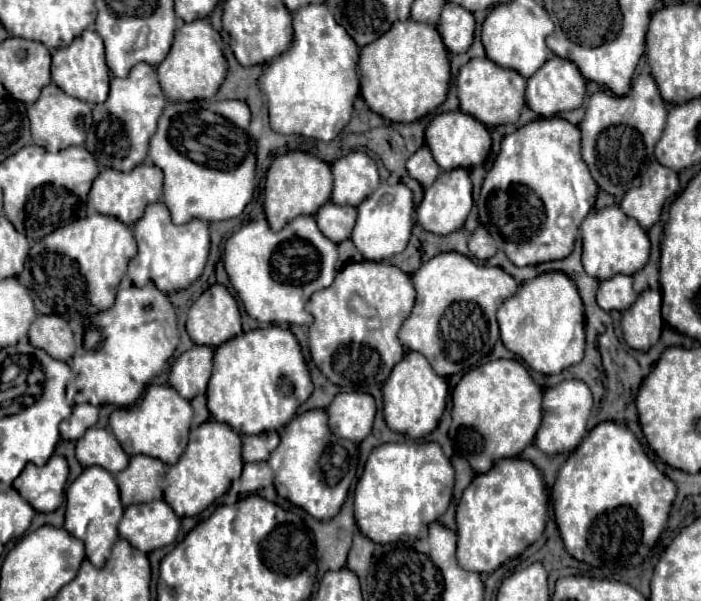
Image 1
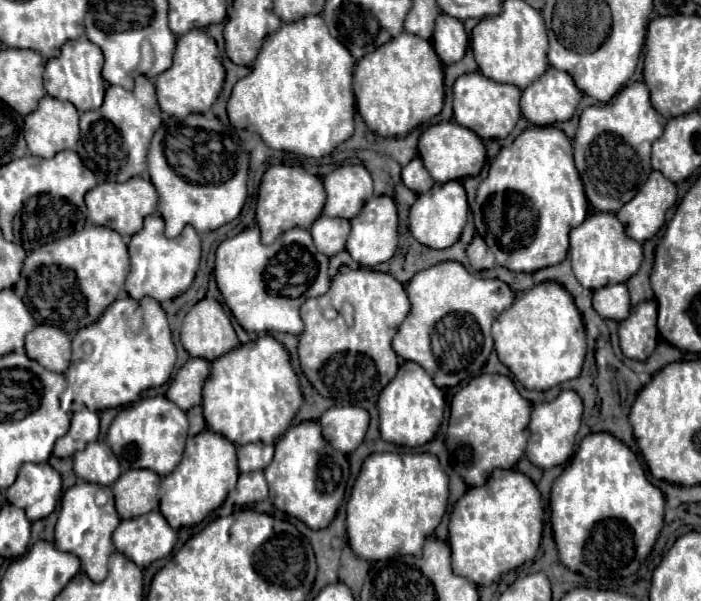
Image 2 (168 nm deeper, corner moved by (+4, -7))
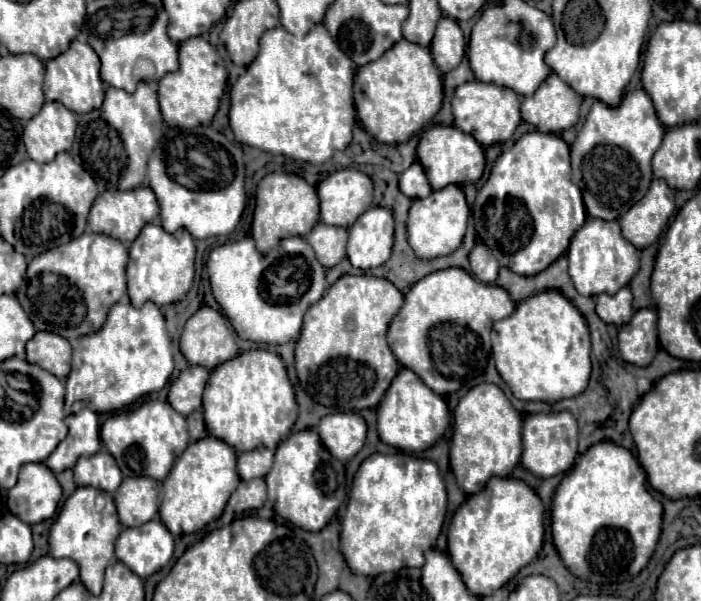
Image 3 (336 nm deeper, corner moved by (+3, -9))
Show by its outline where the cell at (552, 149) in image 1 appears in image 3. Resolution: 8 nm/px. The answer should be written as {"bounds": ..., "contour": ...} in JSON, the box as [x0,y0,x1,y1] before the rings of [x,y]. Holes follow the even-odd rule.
{"bounds":[472,132,587,276],"contour":[[[526,132],[520,136],[512,148],[496,158],[488,182],[476,196],[472,214],[476,220],[478,238],[492,250],[502,266],[522,276],[532,276],[546,270],[562,252],[568,250],[572,234],[587,218],[582,190],[572,181],[570,146],[562,140],[560,134]]]}

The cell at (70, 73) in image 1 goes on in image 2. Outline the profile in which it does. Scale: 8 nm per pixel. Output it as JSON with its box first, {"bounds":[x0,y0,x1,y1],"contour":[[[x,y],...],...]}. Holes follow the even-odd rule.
{"bounds":[45,38,105,112],"contour":[[[87,38],[69,40],[61,48],[61,56],[47,60],[45,90],[53,98],[75,104],[79,112],[95,110],[99,108],[99,104],[103,104],[103,96],[105,96],[105,80],[101,76],[101,68],[103,68],[103,52],[97,44],[91,44],[91,40]]]}

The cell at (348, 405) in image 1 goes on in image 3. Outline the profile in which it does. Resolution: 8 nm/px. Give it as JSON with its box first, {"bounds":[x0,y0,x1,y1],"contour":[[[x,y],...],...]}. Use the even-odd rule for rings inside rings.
{"bounds":[318,412,366,462],"contour":[[[336,412],[320,420],[318,434],[328,452],[334,458],[346,462],[364,446],[366,422],[358,414]]]}

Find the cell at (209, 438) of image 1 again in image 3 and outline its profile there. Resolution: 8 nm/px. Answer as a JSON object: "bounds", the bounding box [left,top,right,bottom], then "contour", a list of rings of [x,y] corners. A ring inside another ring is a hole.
{"bounds":[160,436,240,534],"contour":[[[206,436],[192,442],[176,460],[168,478],[162,482],[160,518],[172,534],[192,534],[208,522],[220,518],[230,494],[236,490],[240,476],[236,474],[236,452],[220,438]]]}

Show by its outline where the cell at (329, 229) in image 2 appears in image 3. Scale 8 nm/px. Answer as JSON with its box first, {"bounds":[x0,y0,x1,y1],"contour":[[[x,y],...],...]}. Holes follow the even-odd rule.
{"bounds":[306,222,348,268],"contour":[[[318,222],[310,234],[306,236],[308,244],[314,248],[316,258],[324,268],[336,266],[344,254],[346,254],[346,242],[348,242],[348,230],[342,226],[328,226],[324,222]]]}

